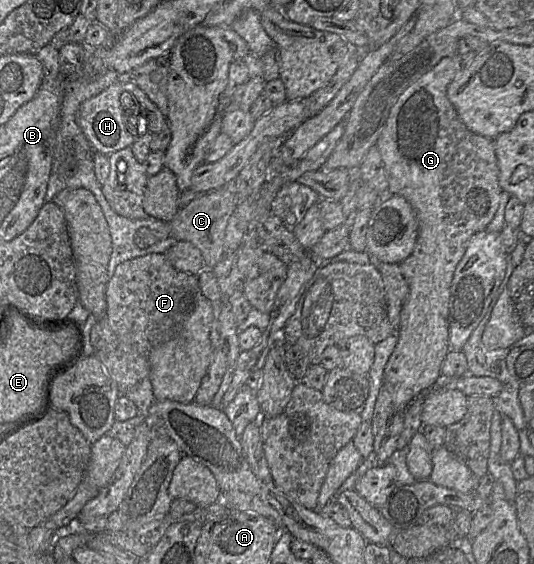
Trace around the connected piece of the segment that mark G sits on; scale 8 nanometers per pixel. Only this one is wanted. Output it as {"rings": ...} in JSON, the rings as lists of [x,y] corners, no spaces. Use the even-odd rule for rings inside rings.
{"rings":[[[454,55],[454,56],[450,56],[450,57],[445,57],[443,59],[440,60],[440,62],[433,67],[430,71],[428,71],[427,73],[425,73],[424,75],[422,75],[420,78],[418,78],[416,81],[414,81],[403,93],[402,95],[398,98],[397,102],[394,104],[394,106],[391,108],[390,112],[389,112],[389,116],[387,118],[387,121],[385,123],[385,126],[377,140],[377,148],[380,152],[382,161],[383,161],[383,166],[385,169],[385,173],[387,176],[387,180],[388,180],[388,193],[389,194],[393,194],[393,195],[399,195],[404,197],[413,207],[415,214],[416,214],[416,218],[418,221],[418,237],[416,240],[416,244],[414,247],[414,250],[412,252],[412,254],[405,259],[401,264],[400,264],[400,269],[402,272],[402,275],[404,276],[408,287],[409,287],[409,292],[407,295],[407,298],[403,304],[403,308],[401,310],[400,313],[400,323],[399,323],[399,327],[398,327],[398,343],[395,346],[395,349],[392,353],[392,355],[390,356],[386,366],[385,366],[385,370],[384,370],[384,386],[387,388],[387,390],[389,391],[389,393],[392,396],[392,401],[393,401],[393,406],[394,406],[394,413],[396,411],[404,411],[407,406],[416,398],[418,397],[422,392],[430,392],[432,391],[433,388],[440,388],[440,387],[436,387],[434,386],[436,384],[436,382],[441,378],[442,374],[441,374],[441,365],[446,357],[446,355],[449,353],[449,351],[451,351],[451,346],[449,343],[449,299],[450,299],[450,288],[451,288],[451,284],[452,284],[452,280],[453,280],[453,276],[454,276],[454,272],[455,269],[459,263],[459,261],[462,259],[466,248],[467,248],[467,244],[470,240],[470,238],[475,235],[478,232],[481,232],[483,230],[485,230],[487,228],[487,226],[490,224],[490,222],[492,221],[492,219],[495,216],[495,213],[498,209],[499,206],[499,202],[500,202],[500,195],[502,192],[502,189],[499,185],[498,182],[498,165],[497,165],[497,159],[496,159],[496,155],[495,155],[495,150],[494,150],[494,139],[490,139],[490,138],[486,138],[483,137],[481,135],[475,134],[472,131],[470,131],[465,125],[464,123],[461,121],[461,119],[459,118],[455,108],[453,107],[452,103],[449,101],[448,97],[447,97],[447,88],[449,86],[449,84],[454,80],[454,78],[456,77],[456,75],[459,73],[460,71],[460,65],[459,65],[459,55]]]}

